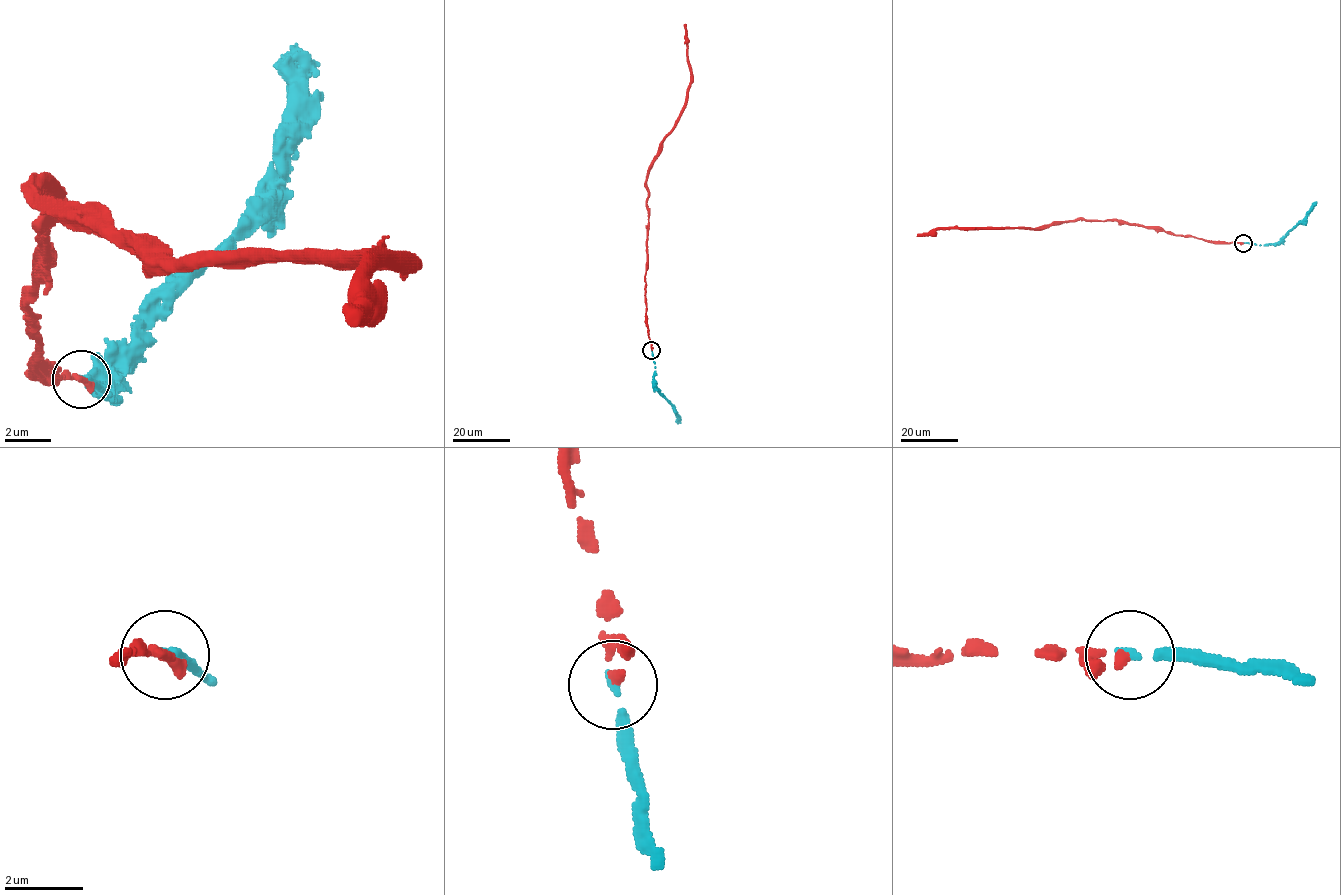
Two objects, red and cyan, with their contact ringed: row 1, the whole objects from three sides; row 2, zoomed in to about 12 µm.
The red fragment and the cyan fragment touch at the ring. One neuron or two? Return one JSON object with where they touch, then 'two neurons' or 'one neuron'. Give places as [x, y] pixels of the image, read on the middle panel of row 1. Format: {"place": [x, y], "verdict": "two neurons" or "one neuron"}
{"place": [651, 350], "verdict": "one neuron"}

